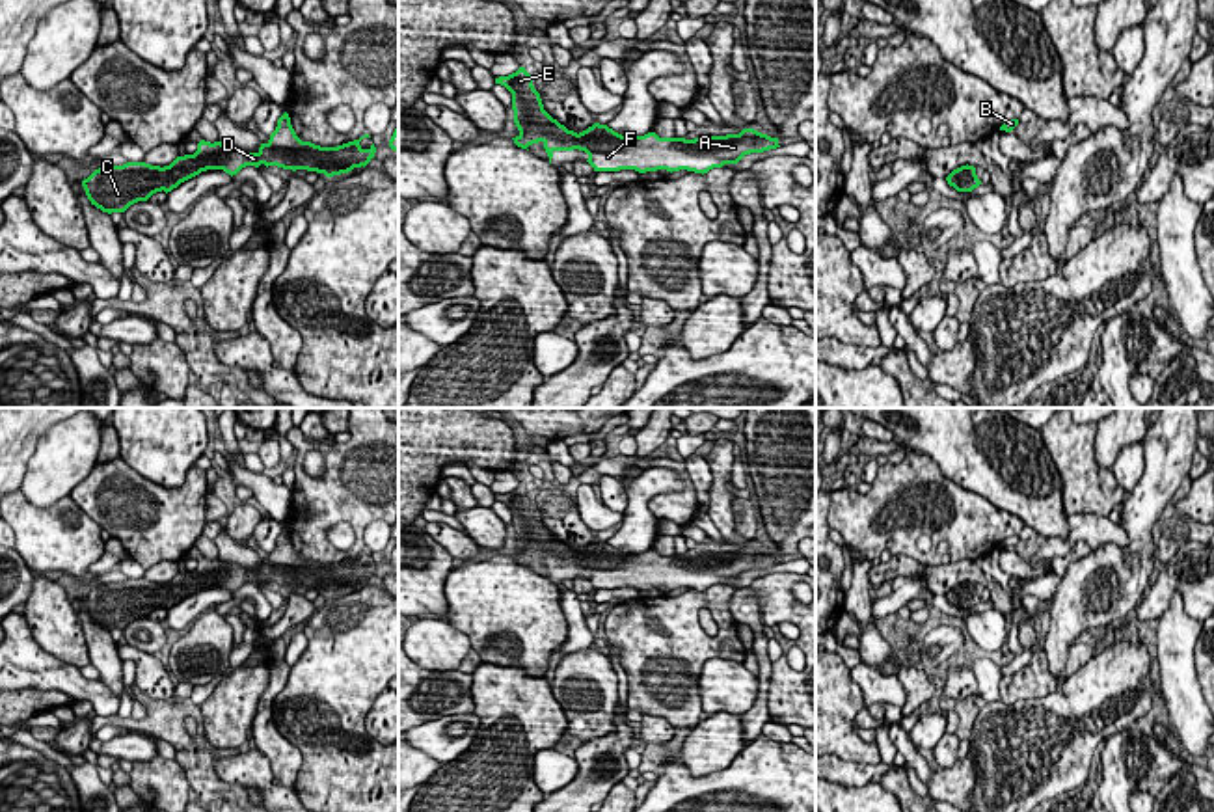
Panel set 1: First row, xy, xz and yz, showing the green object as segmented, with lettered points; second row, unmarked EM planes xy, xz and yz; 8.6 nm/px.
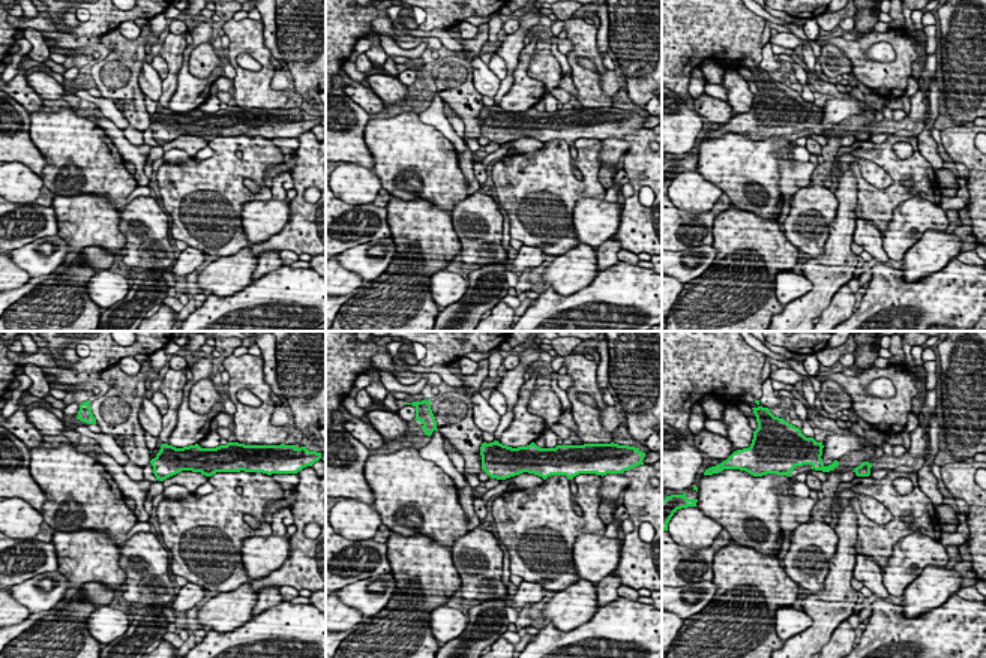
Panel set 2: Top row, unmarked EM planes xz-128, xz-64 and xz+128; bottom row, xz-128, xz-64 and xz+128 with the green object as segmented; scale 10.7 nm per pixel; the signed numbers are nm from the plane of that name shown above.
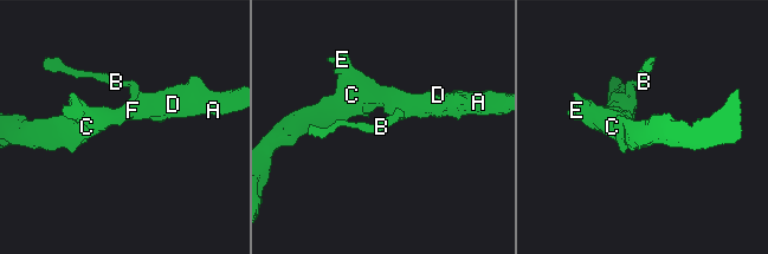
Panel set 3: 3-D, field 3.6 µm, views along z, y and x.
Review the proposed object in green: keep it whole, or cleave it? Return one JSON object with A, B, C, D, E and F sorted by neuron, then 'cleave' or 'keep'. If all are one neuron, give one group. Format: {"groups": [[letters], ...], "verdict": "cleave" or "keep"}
{"groups": [["A", "B", "C", "D", "E", "F"]], "verdict": "keep"}

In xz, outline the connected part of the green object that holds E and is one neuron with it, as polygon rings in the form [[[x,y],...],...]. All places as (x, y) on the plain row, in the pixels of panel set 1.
[[[519,484],[508,494],[495,495],[495,501],[505,503],[512,510],[514,540],[519,548],[519,551],[512,555],[514,561],[521,566],[527,566],[529,562],[542,559],[549,574],[549,581],[555,568],[579,566],[588,572],[587,579],[594,585],[594,589],[635,587],[639,590],[646,590],[667,587],[672,590],[687,587],[704,592],[713,585],[722,585],[724,581],[737,581],[745,572],[763,570],[780,564],[778,555],[771,555],[754,546],[743,546],[739,551],[708,551],[695,557],[685,557],[659,555],[655,549],[648,549],[644,553],[622,553],[607,542],[594,540],[592,544],[577,551],[573,548],[568,548],[544,527],[540,510],[534,507],[533,494],[525,488],[525,484]]]

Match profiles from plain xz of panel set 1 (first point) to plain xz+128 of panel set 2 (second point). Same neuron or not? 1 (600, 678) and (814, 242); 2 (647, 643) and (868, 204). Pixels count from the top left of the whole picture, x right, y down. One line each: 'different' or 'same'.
1: same
2: same

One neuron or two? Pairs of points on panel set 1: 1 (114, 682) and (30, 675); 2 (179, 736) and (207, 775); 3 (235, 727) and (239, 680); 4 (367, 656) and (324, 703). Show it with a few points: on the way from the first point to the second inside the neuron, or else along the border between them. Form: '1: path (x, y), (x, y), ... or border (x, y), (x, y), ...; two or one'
1: border (99, 678), (118, 697); two
2: path (185, 745), (198, 758), (198, 766); one
3: path (235, 716), (235, 697), (239, 691); one
4: path (356, 667), (332, 691); one

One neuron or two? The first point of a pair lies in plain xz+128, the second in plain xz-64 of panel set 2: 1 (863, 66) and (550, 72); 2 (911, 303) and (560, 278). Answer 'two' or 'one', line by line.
1: one
2: two

